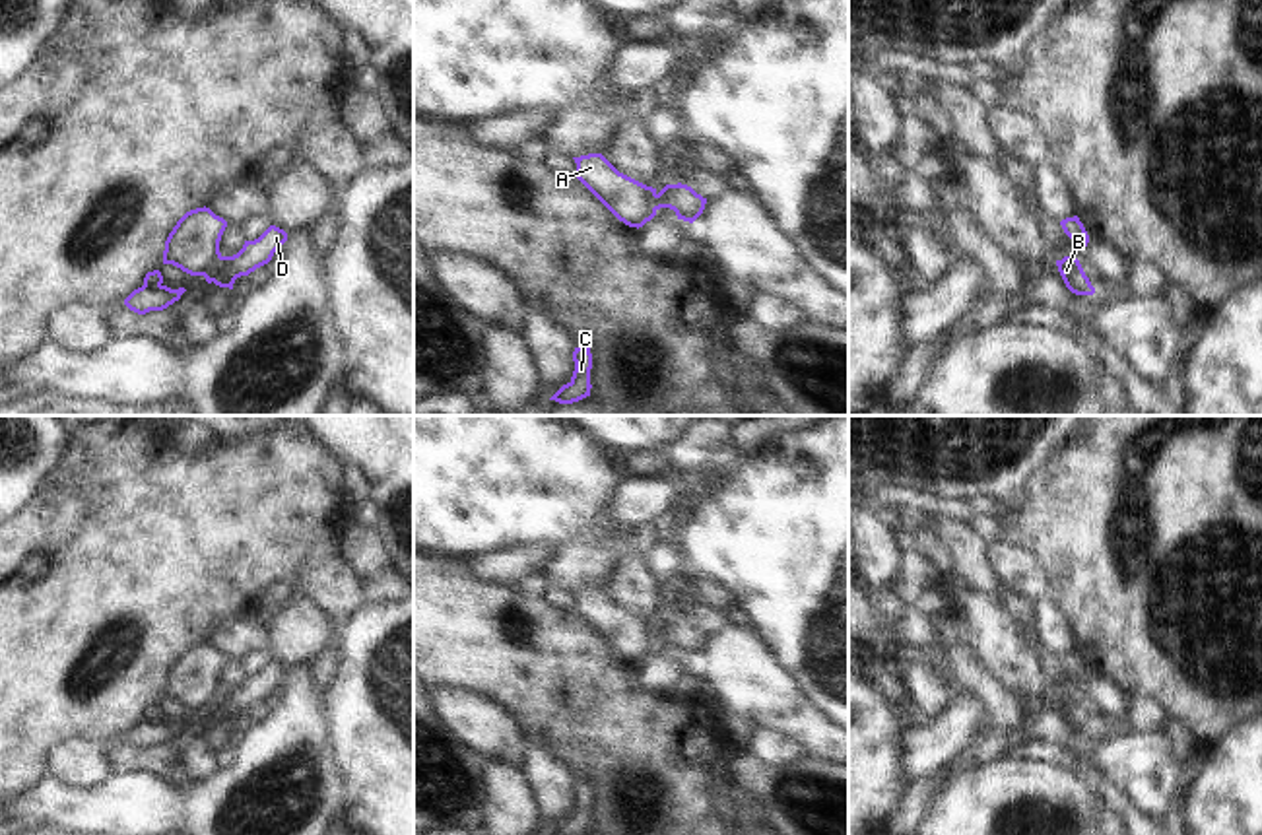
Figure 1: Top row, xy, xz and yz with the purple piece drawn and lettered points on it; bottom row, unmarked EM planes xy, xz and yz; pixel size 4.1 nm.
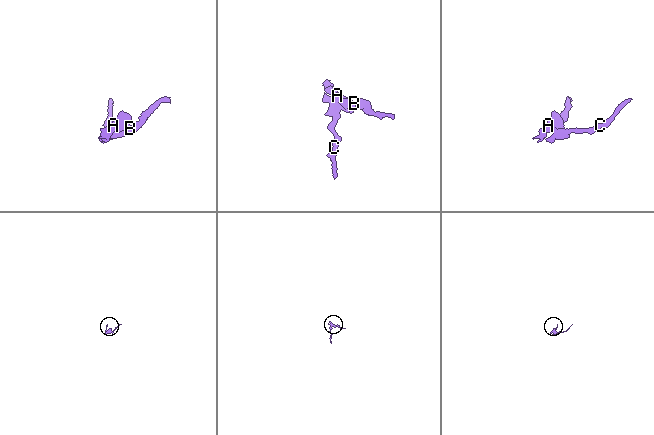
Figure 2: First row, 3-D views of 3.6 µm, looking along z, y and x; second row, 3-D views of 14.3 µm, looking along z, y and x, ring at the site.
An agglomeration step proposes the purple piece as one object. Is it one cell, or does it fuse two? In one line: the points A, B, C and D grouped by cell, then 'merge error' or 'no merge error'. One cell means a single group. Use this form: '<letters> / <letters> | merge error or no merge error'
A C / B D | merge error

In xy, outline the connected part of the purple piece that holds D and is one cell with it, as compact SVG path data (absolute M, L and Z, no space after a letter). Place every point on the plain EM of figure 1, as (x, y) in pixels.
M270 660L258 674L245 676L243 684L233 691L221 691L212 711L204 711L208 718L233 724L241 711L249 711L256 703L268 699L274 687L287 676L287 668Z

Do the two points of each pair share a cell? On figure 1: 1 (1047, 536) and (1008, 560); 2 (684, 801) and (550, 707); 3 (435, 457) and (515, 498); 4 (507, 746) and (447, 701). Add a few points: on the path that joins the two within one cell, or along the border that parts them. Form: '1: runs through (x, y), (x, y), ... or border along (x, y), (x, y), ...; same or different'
1: border along (1002, 538), (1031, 552), (1045, 571), (1049, 589); different
2: runs through (653, 768), (583, 707); same
3: runs through (455, 457), (474, 457), (496, 478); same
4: runs through (492, 731), (463, 713); same

